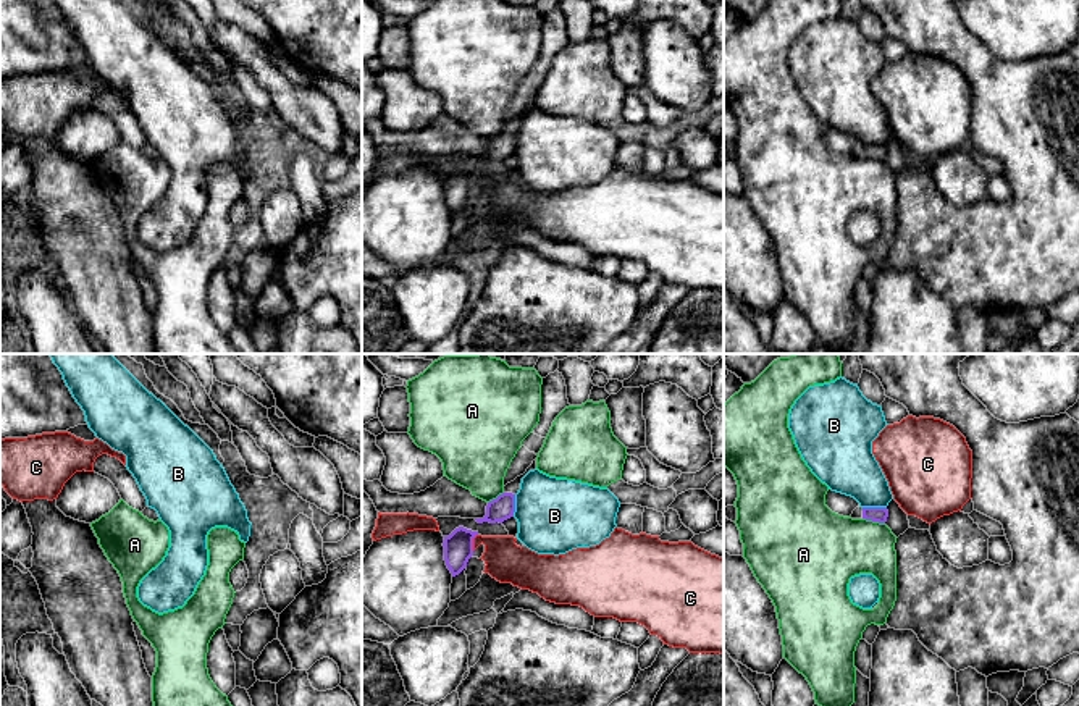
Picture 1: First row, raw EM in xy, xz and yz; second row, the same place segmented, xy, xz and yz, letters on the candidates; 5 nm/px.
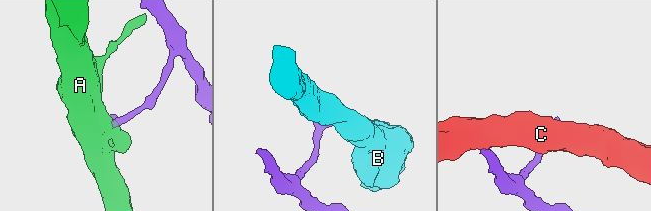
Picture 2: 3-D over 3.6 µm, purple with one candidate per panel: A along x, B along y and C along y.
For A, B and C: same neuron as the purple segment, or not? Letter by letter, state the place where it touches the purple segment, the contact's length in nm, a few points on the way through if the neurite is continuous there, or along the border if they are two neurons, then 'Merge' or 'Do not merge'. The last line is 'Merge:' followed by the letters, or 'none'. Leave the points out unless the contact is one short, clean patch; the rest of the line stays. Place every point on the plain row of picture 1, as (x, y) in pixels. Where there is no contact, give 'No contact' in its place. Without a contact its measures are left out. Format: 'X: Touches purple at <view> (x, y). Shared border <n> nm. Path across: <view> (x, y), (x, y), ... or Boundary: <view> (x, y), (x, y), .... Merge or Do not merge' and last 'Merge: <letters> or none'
A: Touches purple at yz (874, 159). Shared border 120 nm. Do not merge
B: Touches purple at yz (874, 146). Shared border 120 nm. Boundary: yz (863, 144), (885, 146). Do not merge
C: Touches purple at xz (472, 180). Shared border 90 nm. Boundary: xz (477, 172), (472, 188). Do not merge
Merge: none

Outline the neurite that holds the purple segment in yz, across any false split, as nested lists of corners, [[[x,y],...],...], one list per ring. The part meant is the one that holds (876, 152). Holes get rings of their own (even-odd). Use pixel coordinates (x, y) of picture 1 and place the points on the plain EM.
[[[856,145],[851,157],[866,157],[879,162],[885,162],[888,155],[887,145]]]

